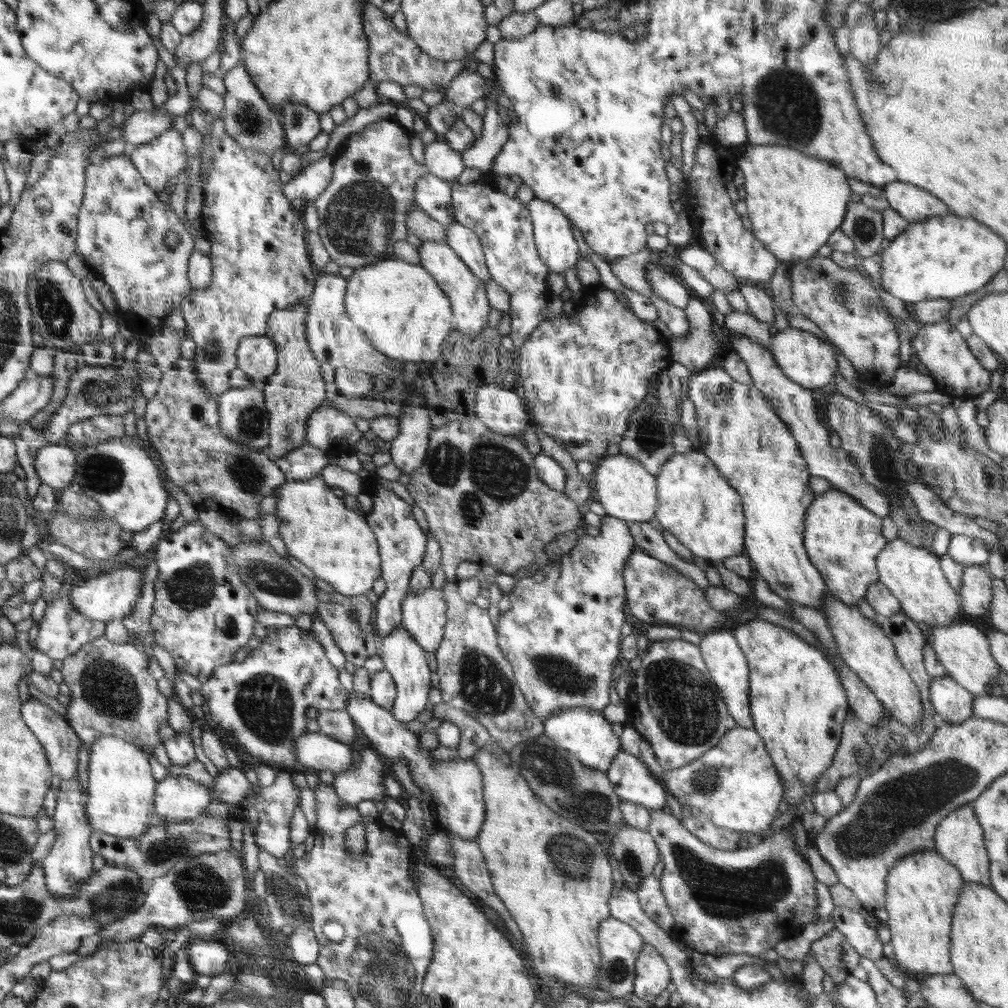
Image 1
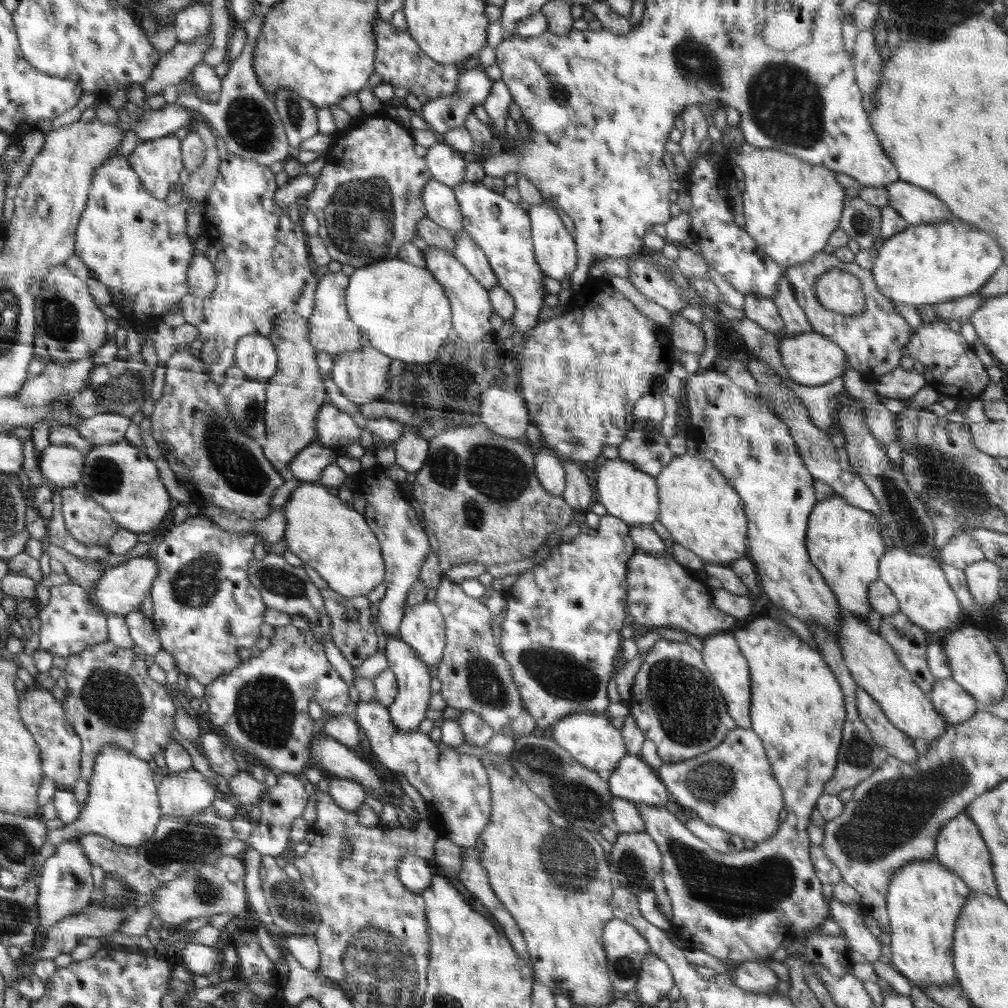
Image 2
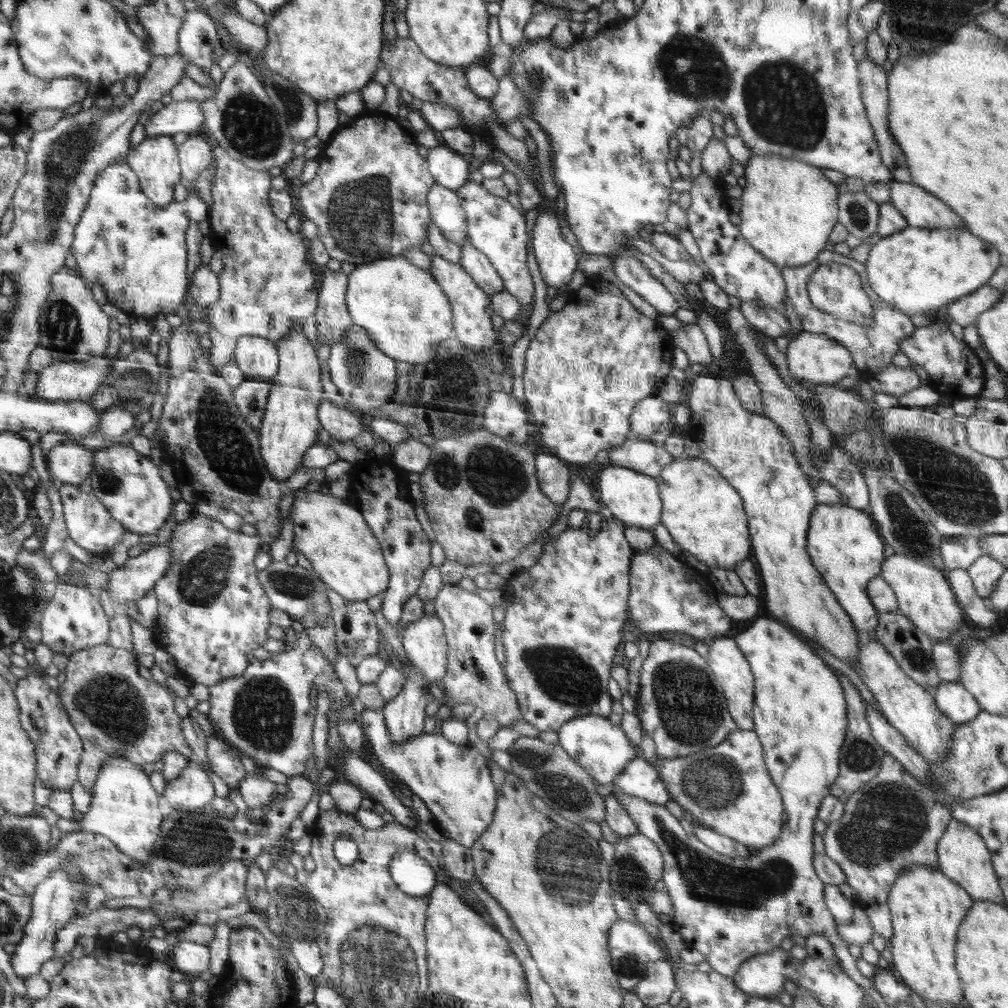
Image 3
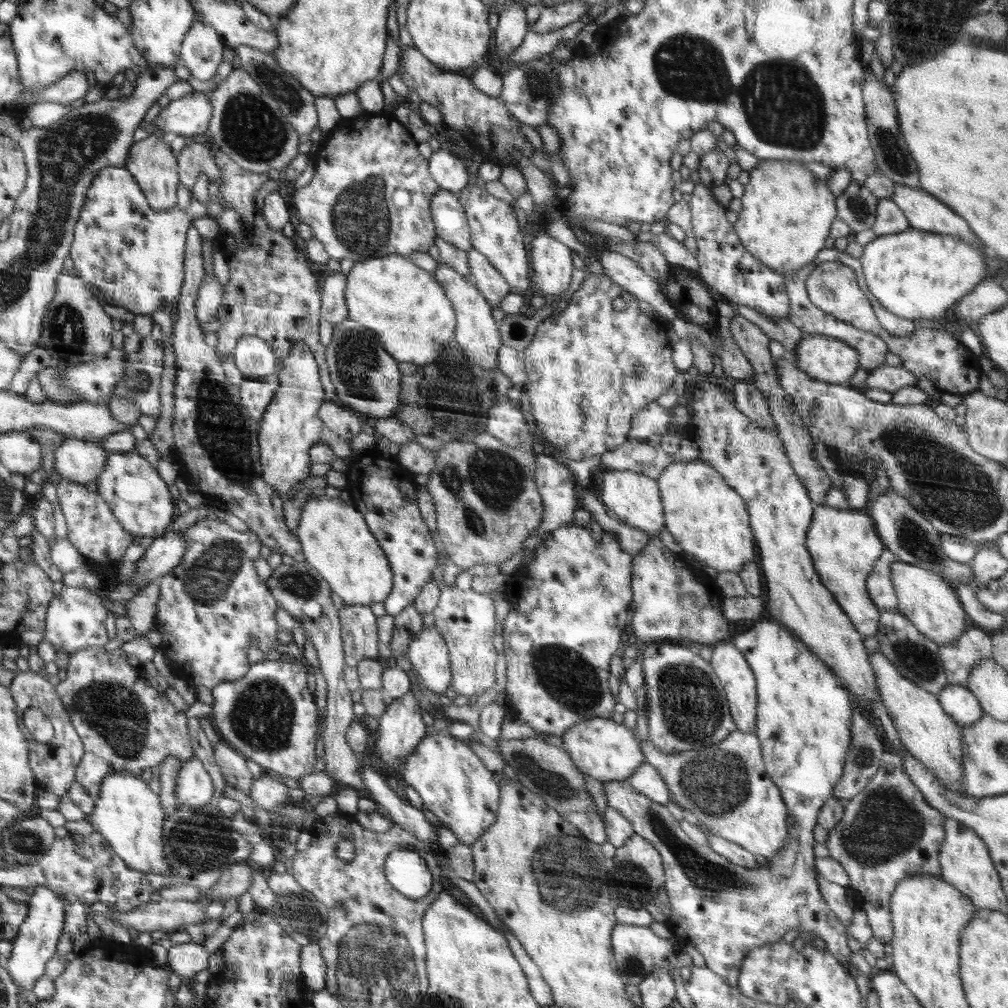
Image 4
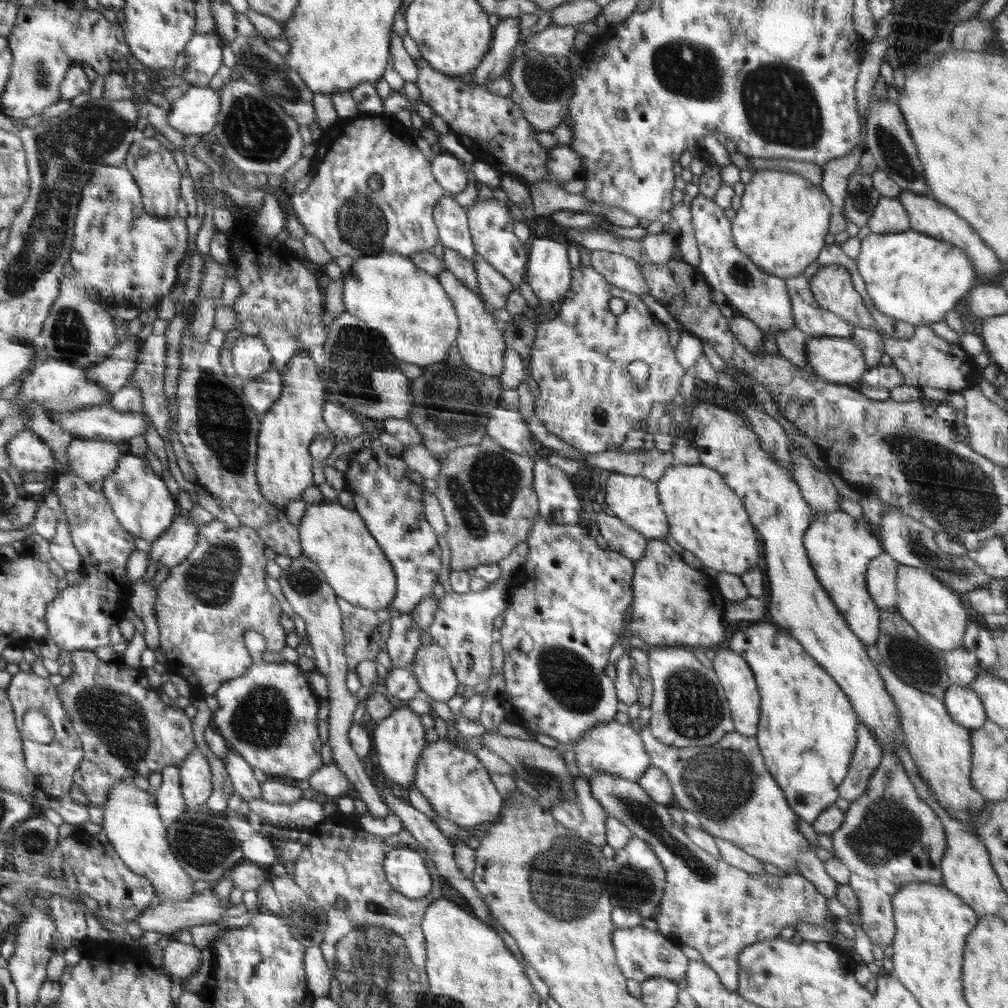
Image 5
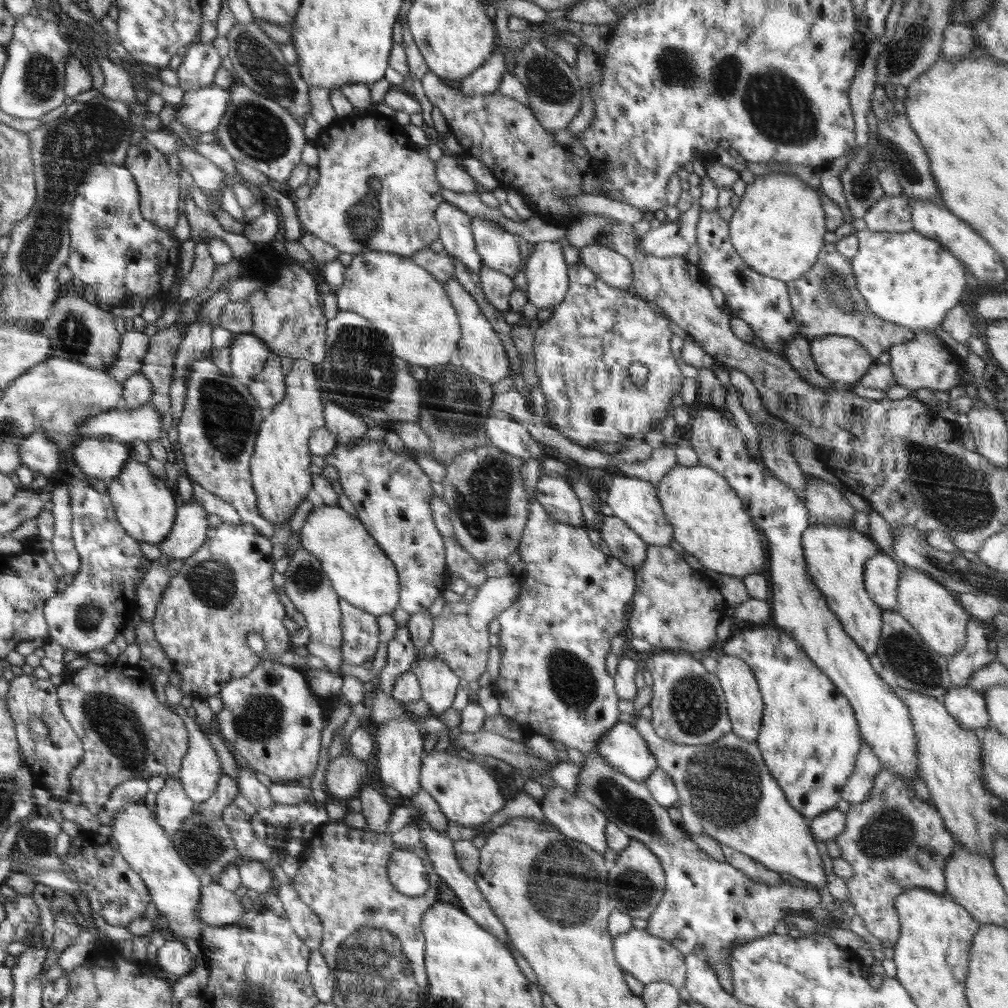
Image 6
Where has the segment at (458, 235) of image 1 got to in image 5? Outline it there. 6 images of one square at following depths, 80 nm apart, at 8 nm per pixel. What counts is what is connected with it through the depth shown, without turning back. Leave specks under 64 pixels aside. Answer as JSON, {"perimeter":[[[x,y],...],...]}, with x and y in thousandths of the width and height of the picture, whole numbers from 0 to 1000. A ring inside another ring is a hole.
{"perimeter":[[[471,251],[468,262],[473,272],[476,290],[483,302],[490,307],[502,306],[504,293],[510,287],[509,282],[474,251]]]}

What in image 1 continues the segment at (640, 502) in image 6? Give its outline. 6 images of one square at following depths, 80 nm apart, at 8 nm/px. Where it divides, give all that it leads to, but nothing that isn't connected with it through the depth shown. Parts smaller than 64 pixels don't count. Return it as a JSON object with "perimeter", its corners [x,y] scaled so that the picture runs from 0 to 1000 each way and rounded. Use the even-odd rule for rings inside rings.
{"perimeter":[[[600,451],[591,466],[591,492],[601,511],[621,517],[624,521],[644,518],[653,503],[650,473],[635,461],[633,456],[617,451]]]}

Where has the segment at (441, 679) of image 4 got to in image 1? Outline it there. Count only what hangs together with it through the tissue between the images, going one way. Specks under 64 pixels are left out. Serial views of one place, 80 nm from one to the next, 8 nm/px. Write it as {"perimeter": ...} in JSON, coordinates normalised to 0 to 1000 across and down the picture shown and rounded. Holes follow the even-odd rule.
{"perimeter":[[[439,582],[406,585],[399,598],[398,620],[423,647],[433,647],[443,616]]]}

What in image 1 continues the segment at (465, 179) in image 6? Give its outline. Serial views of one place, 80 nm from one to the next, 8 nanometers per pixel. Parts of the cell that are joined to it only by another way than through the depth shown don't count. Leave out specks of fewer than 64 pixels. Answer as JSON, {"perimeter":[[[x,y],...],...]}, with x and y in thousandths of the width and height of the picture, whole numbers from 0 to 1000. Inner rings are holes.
{"perimeter":[[[442,140],[422,144],[421,157],[426,171],[443,181],[453,179],[461,167],[457,151],[446,147]]]}

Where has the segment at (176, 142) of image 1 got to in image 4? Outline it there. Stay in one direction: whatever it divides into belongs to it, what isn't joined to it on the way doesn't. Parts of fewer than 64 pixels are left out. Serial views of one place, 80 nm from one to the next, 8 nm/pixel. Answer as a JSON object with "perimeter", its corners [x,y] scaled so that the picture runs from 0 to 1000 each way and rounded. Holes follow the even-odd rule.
{"perimeter":[[[150,134],[130,147],[123,165],[129,167],[129,171],[133,171],[133,175],[137,175],[136,182],[141,183],[149,206],[155,210],[163,210],[175,205],[178,167],[175,167],[175,157],[169,151],[169,147],[163,145],[157,137]]]}

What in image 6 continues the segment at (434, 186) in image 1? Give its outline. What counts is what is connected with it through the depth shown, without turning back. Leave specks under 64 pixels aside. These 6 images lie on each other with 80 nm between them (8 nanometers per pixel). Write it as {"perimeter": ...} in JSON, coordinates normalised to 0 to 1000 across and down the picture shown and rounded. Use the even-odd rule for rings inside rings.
{"perimeter":[[[439,198],[432,208],[432,217],[436,224],[435,236],[441,246],[440,250],[458,259],[466,270],[475,272],[479,260],[467,228],[469,215]]]}

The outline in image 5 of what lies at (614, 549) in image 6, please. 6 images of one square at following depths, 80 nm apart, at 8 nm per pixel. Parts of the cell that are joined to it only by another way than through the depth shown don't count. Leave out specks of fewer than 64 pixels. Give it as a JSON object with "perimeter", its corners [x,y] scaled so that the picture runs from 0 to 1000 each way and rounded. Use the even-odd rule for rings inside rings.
{"perimeter":[[[610,512],[599,513],[598,515],[599,518],[593,519],[593,524],[596,530],[594,534],[597,537],[601,537],[602,542],[604,542],[606,546],[611,547],[613,550],[616,550],[617,552],[620,552],[629,558],[637,555],[644,535],[640,532],[637,532],[635,528],[629,526],[626,522],[623,522],[621,519]]]}

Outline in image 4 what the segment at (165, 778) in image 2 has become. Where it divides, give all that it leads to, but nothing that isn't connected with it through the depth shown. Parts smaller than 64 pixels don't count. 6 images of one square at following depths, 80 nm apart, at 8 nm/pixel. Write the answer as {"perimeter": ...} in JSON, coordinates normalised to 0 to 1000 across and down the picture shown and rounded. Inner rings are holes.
{"perimeter":[[[194,751],[183,755],[174,780],[177,801],[202,801],[209,797],[211,788],[210,773],[200,755]]]}

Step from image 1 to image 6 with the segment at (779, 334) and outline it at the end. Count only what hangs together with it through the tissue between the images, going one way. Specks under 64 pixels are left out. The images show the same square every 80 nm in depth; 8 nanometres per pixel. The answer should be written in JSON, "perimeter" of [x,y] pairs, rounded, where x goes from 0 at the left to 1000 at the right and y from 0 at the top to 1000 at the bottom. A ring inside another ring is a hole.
{"perimeter":[[[819,332],[804,337],[805,352],[812,367],[823,378],[843,385],[868,360],[848,335]]]}

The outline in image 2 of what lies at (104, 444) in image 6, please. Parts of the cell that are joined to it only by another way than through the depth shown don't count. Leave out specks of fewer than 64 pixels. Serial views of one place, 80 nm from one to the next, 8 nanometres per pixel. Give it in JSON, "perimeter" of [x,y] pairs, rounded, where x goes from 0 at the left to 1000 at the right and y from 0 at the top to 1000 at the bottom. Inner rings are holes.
{"perimeter":[[[49,441],[38,456],[42,472],[57,484],[73,483],[83,471],[84,452],[71,442]]]}

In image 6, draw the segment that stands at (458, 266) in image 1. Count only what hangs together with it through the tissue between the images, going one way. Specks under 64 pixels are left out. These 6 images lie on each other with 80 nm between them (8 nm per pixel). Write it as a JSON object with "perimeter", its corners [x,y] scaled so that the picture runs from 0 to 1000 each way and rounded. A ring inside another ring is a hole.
{"perimeter":[[[451,277],[443,278],[439,283],[442,292],[447,298],[448,304],[455,315],[457,334],[453,341],[453,359],[466,368],[486,380],[494,381],[505,372],[506,356],[498,343],[492,328],[486,323],[484,316],[477,311],[476,304],[469,294]]]}

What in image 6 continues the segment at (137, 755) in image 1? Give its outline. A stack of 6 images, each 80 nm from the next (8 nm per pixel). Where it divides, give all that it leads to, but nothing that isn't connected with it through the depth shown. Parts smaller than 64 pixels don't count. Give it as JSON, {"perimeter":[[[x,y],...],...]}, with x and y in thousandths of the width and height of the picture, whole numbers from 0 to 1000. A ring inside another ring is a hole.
{"perimeter":[[[144,795],[139,799],[128,798],[125,799],[119,807],[111,810],[111,831],[116,835],[117,843],[125,852],[131,863],[134,863],[143,874],[144,880],[147,883],[150,895],[155,898],[157,906],[167,910],[169,913],[169,925],[173,926],[175,931],[184,934],[184,932],[190,932],[196,934],[199,932],[199,914],[195,911],[196,897],[199,896],[199,872],[195,866],[188,860],[188,856],[179,848],[176,839],[171,839],[170,831],[167,831],[161,817],[157,816],[155,806],[147,804],[143,800]]]}

